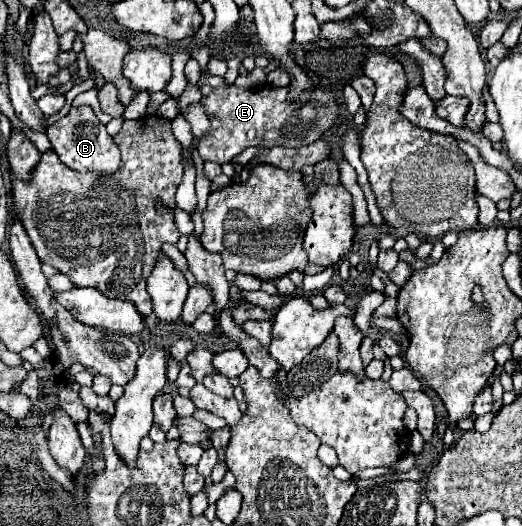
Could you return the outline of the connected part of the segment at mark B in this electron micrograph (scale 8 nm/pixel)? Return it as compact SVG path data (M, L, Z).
M90 106L70 108L70 112L64 118L60 118L52 126L48 126L46 134L52 142L52 150L60 156L60 160L64 164L68 164L74 170L80 170L80 172L88 172L88 170L114 172L120 166L120 150Z

